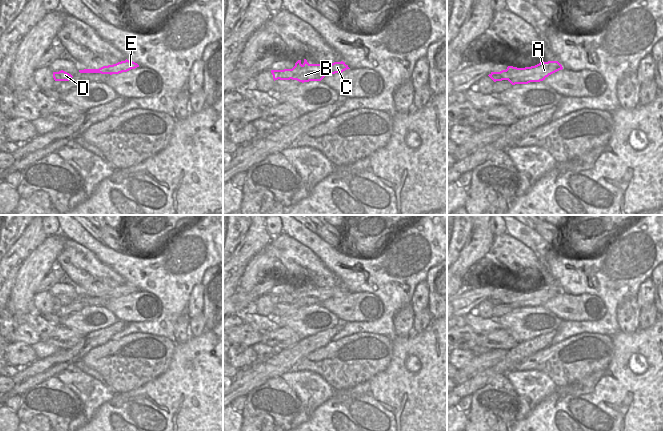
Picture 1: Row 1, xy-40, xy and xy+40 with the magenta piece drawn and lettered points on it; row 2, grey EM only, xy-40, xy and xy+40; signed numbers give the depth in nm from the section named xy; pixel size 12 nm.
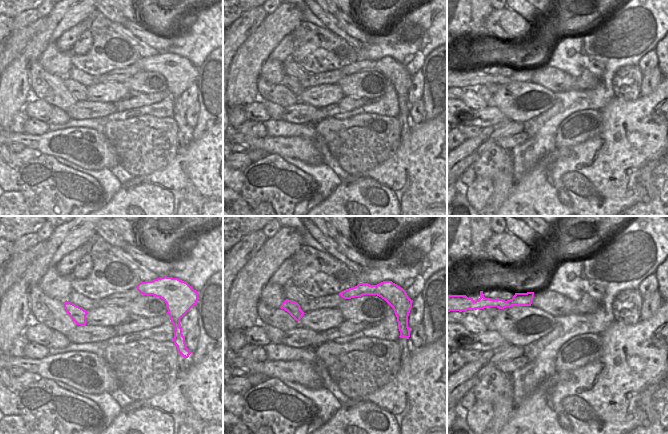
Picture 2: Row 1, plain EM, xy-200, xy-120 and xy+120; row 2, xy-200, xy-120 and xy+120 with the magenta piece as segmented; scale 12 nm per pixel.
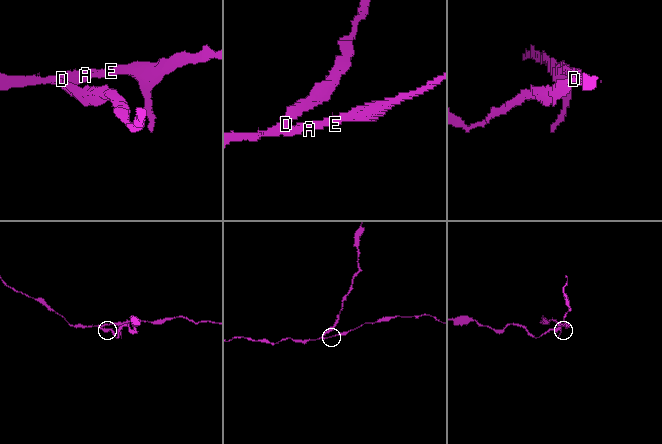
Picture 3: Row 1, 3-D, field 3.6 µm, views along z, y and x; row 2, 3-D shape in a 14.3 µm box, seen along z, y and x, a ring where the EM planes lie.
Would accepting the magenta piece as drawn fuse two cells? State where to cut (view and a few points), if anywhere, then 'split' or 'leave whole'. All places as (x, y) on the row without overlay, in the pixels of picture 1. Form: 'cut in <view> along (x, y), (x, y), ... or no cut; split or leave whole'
cut in xy+40 along (521, 292), (510, 301), (501, 301), (498, 298), (491, 297); split

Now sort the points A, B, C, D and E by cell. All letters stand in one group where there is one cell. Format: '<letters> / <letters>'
A B C E / D

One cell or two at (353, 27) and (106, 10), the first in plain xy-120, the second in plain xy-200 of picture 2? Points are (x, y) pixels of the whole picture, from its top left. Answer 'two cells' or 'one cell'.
two cells

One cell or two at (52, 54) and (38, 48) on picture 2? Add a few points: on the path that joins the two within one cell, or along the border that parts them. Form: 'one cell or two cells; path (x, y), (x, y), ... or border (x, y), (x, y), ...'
two cells; border (54, 41), (38, 59)

